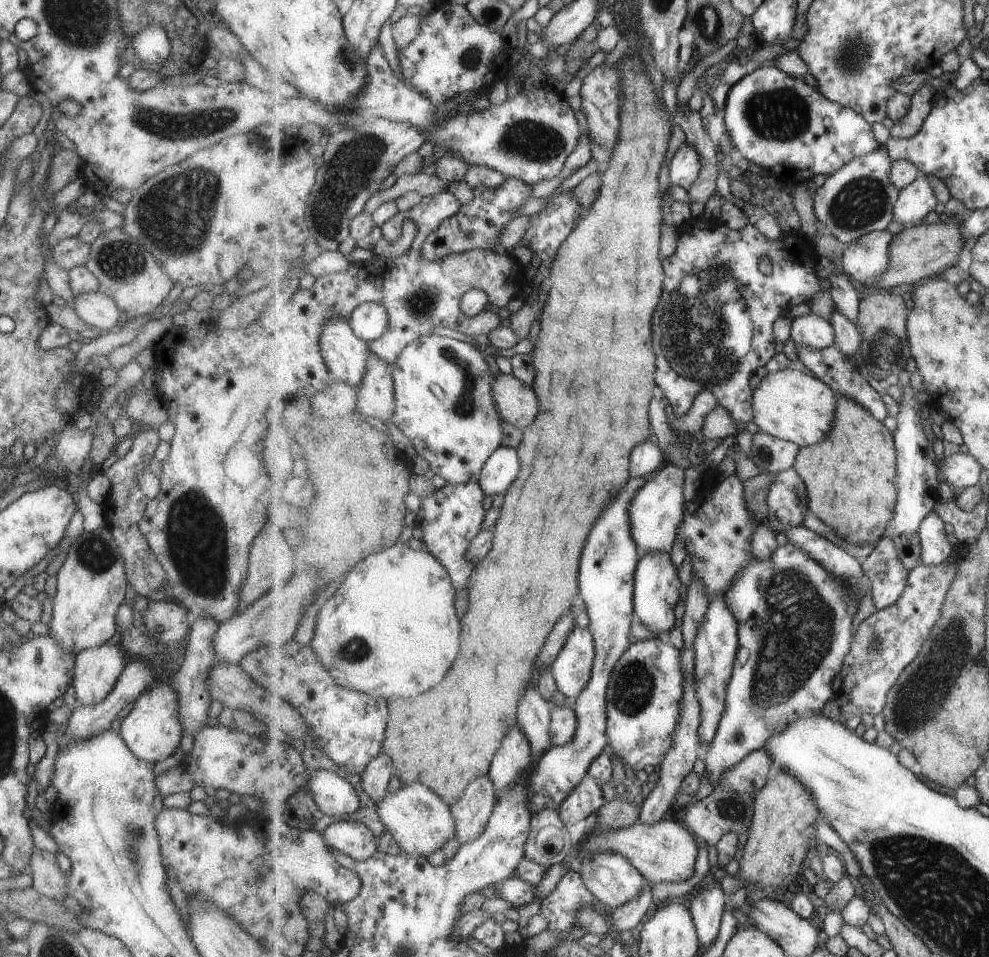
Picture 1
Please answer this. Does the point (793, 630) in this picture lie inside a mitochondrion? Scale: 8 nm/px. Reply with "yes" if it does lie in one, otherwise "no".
yes

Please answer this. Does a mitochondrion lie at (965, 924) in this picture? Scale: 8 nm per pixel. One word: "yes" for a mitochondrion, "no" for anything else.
yes

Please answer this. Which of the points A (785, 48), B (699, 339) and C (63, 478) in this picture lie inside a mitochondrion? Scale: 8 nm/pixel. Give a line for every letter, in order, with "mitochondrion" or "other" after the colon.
A: other
B: mitochondrion
C: other

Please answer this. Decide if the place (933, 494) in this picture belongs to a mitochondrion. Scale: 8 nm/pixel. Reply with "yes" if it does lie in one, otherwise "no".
no

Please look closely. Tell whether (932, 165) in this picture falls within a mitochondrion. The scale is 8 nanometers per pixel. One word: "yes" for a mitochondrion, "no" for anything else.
no

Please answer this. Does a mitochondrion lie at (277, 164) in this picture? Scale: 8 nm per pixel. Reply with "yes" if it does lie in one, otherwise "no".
no

